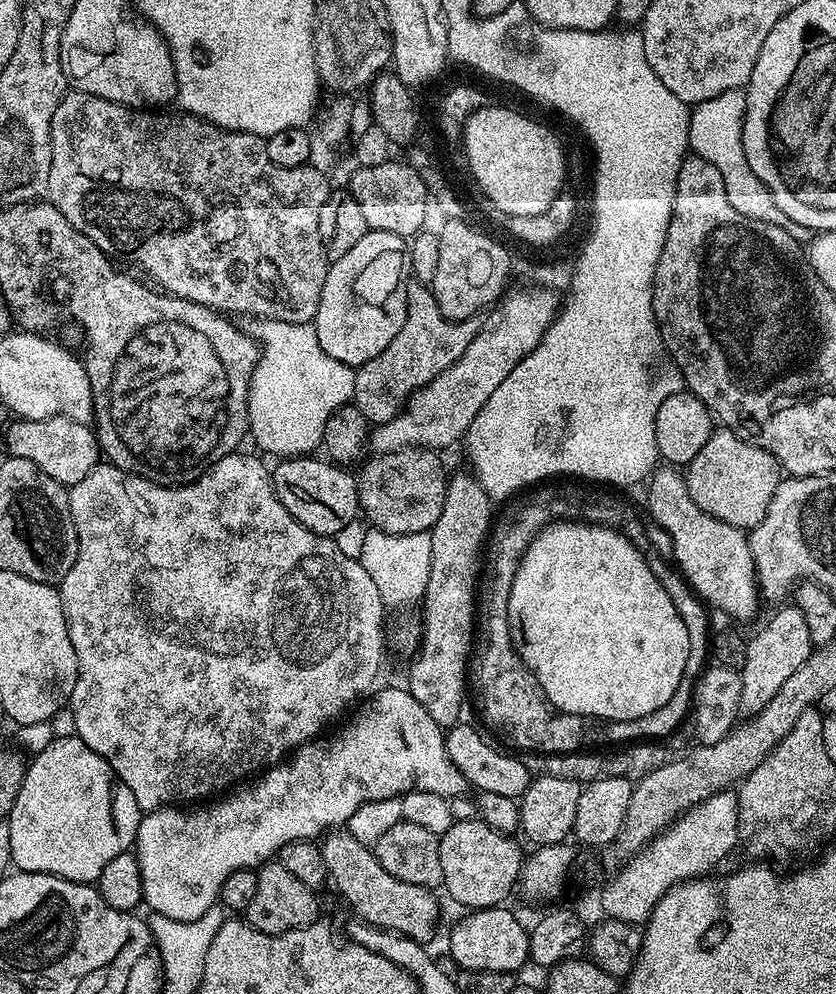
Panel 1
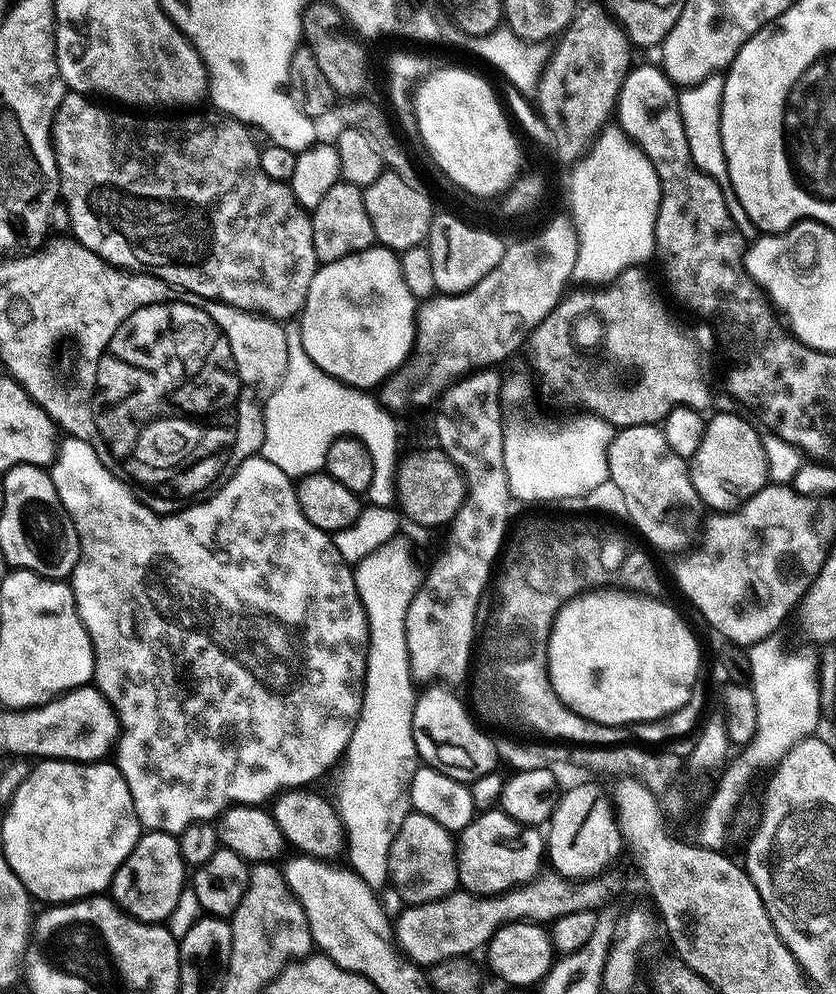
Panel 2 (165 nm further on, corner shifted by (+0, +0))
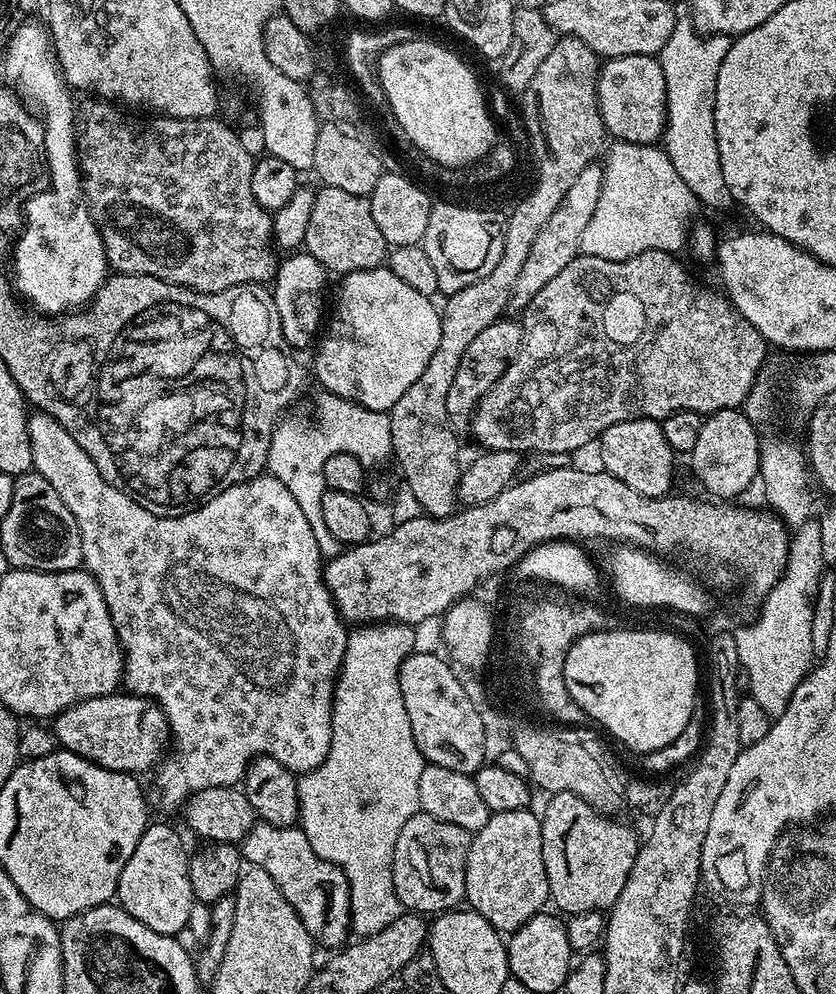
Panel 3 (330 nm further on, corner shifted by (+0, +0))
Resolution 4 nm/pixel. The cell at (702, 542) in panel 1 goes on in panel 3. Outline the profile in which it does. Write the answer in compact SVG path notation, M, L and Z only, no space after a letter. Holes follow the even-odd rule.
M627 420L610 426L598 437L603 471L609 472L618 482L626 482L630 490L638 490L643 496L659 498L673 491L672 475L676 472L676 460L666 434L662 434L659 420Z

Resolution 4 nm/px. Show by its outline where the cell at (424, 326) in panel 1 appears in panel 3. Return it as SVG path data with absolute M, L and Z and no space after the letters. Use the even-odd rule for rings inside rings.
M592 163L574 178L574 186L562 198L558 210L550 214L548 225L540 231L538 238L534 238L534 246L530 246L530 254L526 258L525 265L522 266L522 274L518 274L518 282L514 282L512 291L511 307L522 310L550 282L550 278L566 267L566 265L578 255L581 255L582 233L586 226L590 226L590 218L594 218L594 210L598 210L598 198L602 194L602 182L604 181L604 169L599 163Z

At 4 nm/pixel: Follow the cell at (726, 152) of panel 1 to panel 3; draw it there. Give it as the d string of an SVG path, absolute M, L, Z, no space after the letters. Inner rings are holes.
M688 22L677 23L674 34L662 46L658 54L662 74L666 78L668 99L668 122L664 126L662 147L668 153L674 170L682 182L690 186L697 201L708 208L733 207L734 201L722 178L722 162L718 158L718 138L714 130L714 106L716 105L716 83L718 72L712 72L715 84L692 84L692 36L697 32Z

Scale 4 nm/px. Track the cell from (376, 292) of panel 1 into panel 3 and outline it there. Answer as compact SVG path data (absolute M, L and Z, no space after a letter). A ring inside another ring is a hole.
M386 266L358 270L347 273L340 284L340 293L336 296L336 309L332 312L332 321L327 321L328 337L320 344L320 353L316 356L316 376L320 379L320 388L332 392L344 400L352 400L375 412L388 412L406 394L406 390L426 370L430 354L438 347L440 337L440 312L432 305L429 297L418 294L418 290L406 286Z

